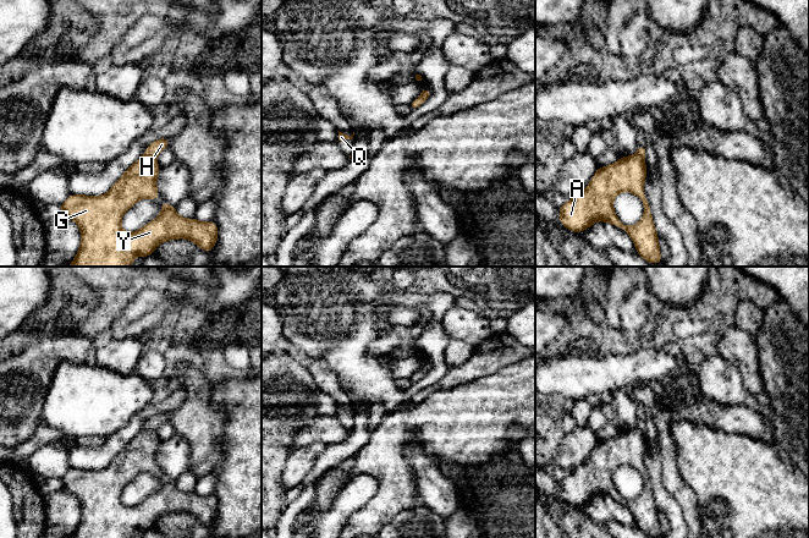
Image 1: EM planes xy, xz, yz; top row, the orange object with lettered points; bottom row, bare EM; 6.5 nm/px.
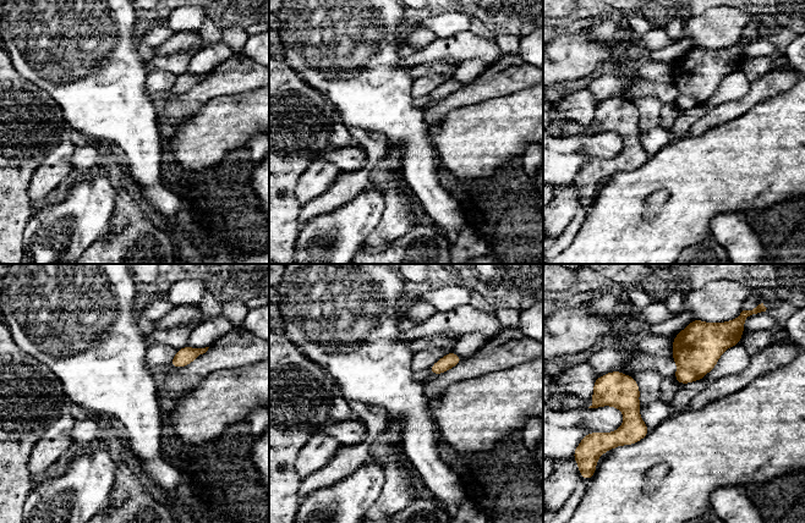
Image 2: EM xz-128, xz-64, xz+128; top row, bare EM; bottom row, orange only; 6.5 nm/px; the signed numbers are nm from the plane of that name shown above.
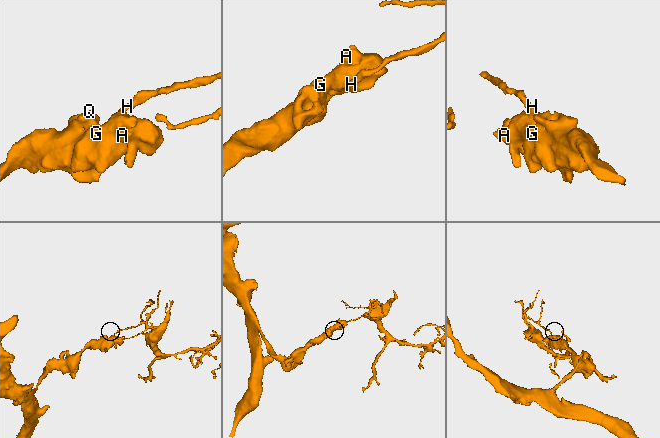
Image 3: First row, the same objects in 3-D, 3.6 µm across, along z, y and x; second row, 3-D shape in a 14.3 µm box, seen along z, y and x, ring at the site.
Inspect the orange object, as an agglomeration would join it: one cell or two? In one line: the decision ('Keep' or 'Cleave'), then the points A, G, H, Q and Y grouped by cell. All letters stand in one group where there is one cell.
Cleave. Groups: A G Q Y / H

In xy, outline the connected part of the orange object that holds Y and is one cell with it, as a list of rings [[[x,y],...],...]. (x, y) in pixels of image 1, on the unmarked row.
[[[143,430],[134,435],[123,449],[112,459],[104,470],[84,470],[70,468],[67,473],[59,481],[60,487],[72,493],[81,503],[81,520],[70,538],[132,538],[137,529],[148,531],[155,527],[155,521],[169,514],[187,512],[194,516],[204,526],[211,526],[218,514],[218,499],[215,494],[202,496],[196,492],[185,493],[176,487],[176,482],[166,476],[160,476],[161,488],[147,496],[142,503],[133,506],[126,506],[121,503],[121,492],[139,473],[159,473],[160,468],[156,463],[156,452],[161,441],[155,430]]]

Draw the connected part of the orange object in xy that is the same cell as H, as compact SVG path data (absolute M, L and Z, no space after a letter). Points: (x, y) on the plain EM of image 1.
M169 411L159 412L159 413L152 416L149 419L147 419L145 426L144 426L144 430L155 430L161 424L169 423L169 418L170 418Z

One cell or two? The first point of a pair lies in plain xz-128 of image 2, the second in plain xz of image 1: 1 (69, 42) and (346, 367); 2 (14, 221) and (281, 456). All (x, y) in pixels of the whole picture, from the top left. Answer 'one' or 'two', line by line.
1: one
2: one

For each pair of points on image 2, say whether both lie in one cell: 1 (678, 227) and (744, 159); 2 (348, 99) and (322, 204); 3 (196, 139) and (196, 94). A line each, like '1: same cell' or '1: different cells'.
1: same cell
2: different cells
3: different cells

